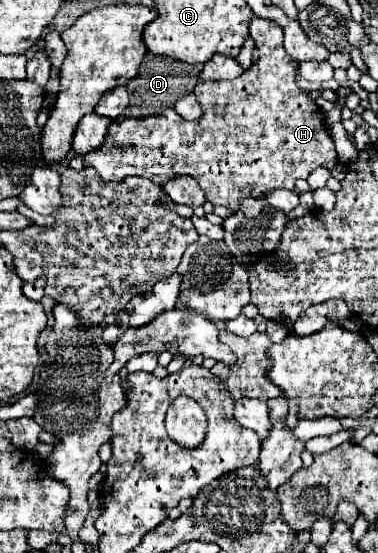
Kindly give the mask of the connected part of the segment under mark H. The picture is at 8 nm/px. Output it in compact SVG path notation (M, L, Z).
M254 16L250 20L250 34L256 42L260 60L234 80L198 82L194 94L204 110L198 120L186 122L174 112L174 108L168 108L158 116L144 120L124 118L112 122L104 144L84 156L84 166L96 168L100 178L106 182L120 182L124 176L142 176L164 186L170 176L188 174L200 184L200 188L204 188L212 206L226 206L230 210L236 210L242 198L258 198L276 188L294 190L294 182L298 178L308 178L308 174L318 166L332 170L336 166L336 150L324 122L324 112L294 82L298 62L284 52L284 30L272 20Z

